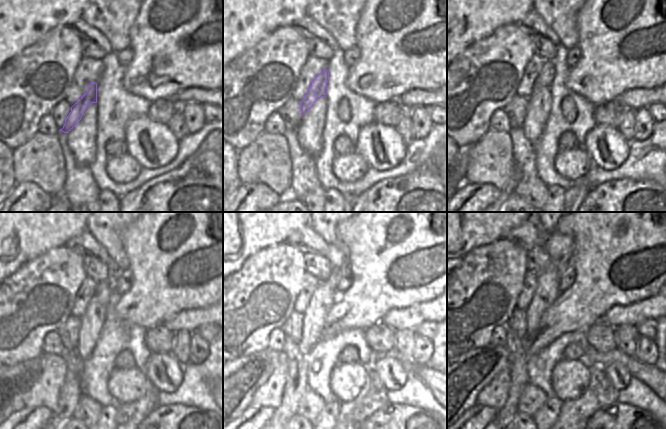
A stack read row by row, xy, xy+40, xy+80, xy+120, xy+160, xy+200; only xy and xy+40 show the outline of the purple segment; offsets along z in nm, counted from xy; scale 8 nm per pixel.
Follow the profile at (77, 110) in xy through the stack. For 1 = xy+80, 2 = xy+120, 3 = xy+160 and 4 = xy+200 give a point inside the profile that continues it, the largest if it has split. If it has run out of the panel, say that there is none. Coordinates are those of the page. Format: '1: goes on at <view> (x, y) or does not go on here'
1: goes on at xy+80 (545, 79)
2: goes on at xy+120 (103, 292)
3: goes on at xy+160 (337, 271)
4: goes on at xy+200 (567, 262)

